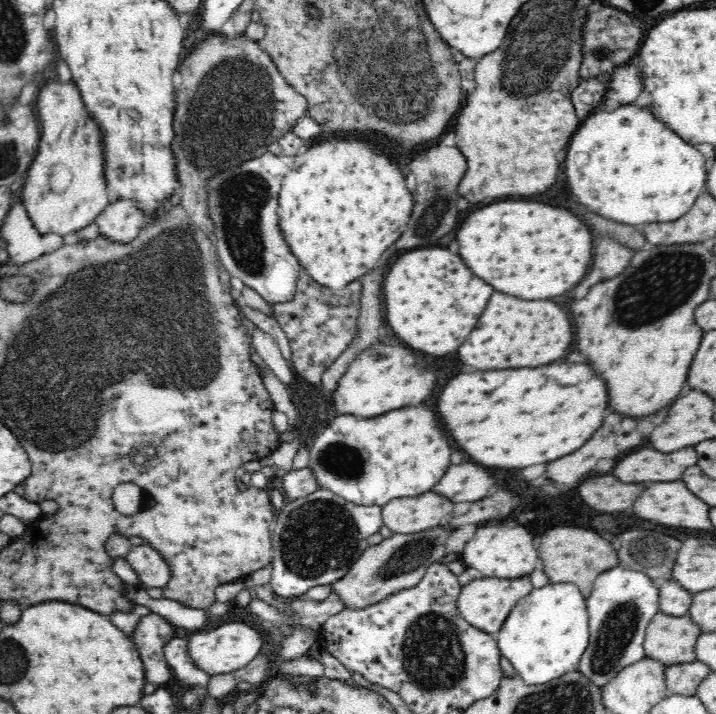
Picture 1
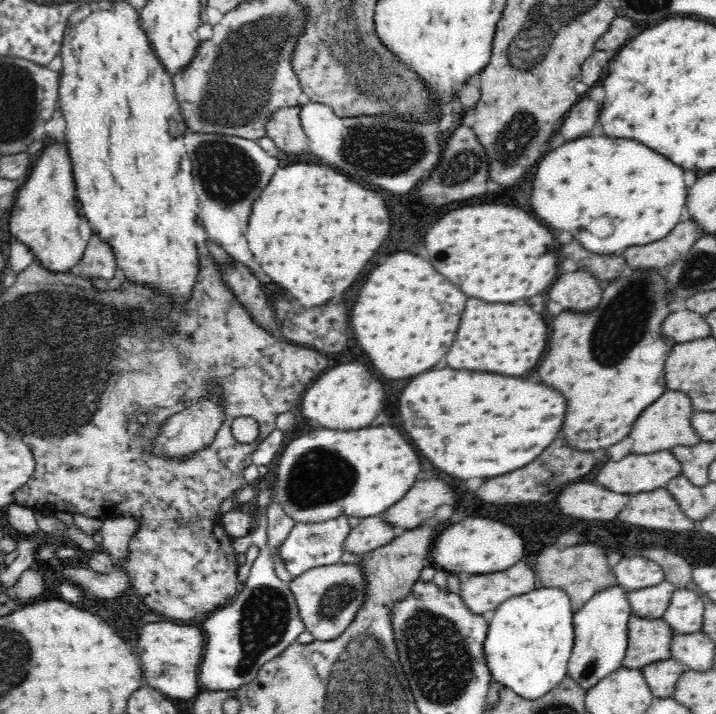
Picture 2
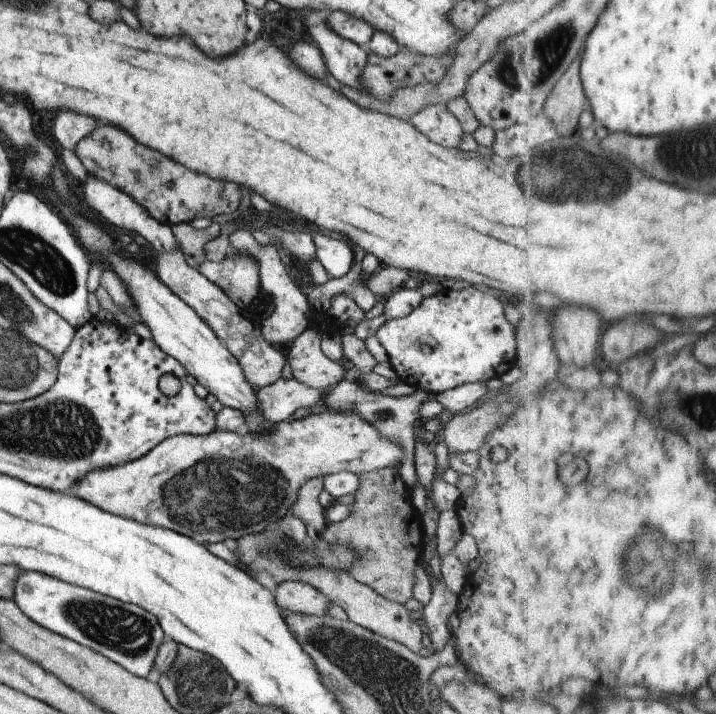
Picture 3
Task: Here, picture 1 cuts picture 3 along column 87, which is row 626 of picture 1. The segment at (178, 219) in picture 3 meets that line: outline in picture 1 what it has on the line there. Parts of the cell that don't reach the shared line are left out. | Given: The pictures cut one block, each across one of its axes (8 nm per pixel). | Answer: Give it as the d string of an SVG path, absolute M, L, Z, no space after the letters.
M155 612L140 618L132 634L146 668L146 678L158 687L163 687L173 676L164 658L163 646L174 637L173 625Z

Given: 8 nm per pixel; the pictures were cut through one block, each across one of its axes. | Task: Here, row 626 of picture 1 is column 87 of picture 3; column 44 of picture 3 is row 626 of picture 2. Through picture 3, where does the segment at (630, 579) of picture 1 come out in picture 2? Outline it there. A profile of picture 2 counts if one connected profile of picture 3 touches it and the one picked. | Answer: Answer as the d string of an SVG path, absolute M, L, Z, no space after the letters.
M610 585L598 591L578 612L574 613L574 646L568 664L568 676L584 690L593 688L600 680L623 668L628 648L628 622L632 607L628 591L620 585Z

